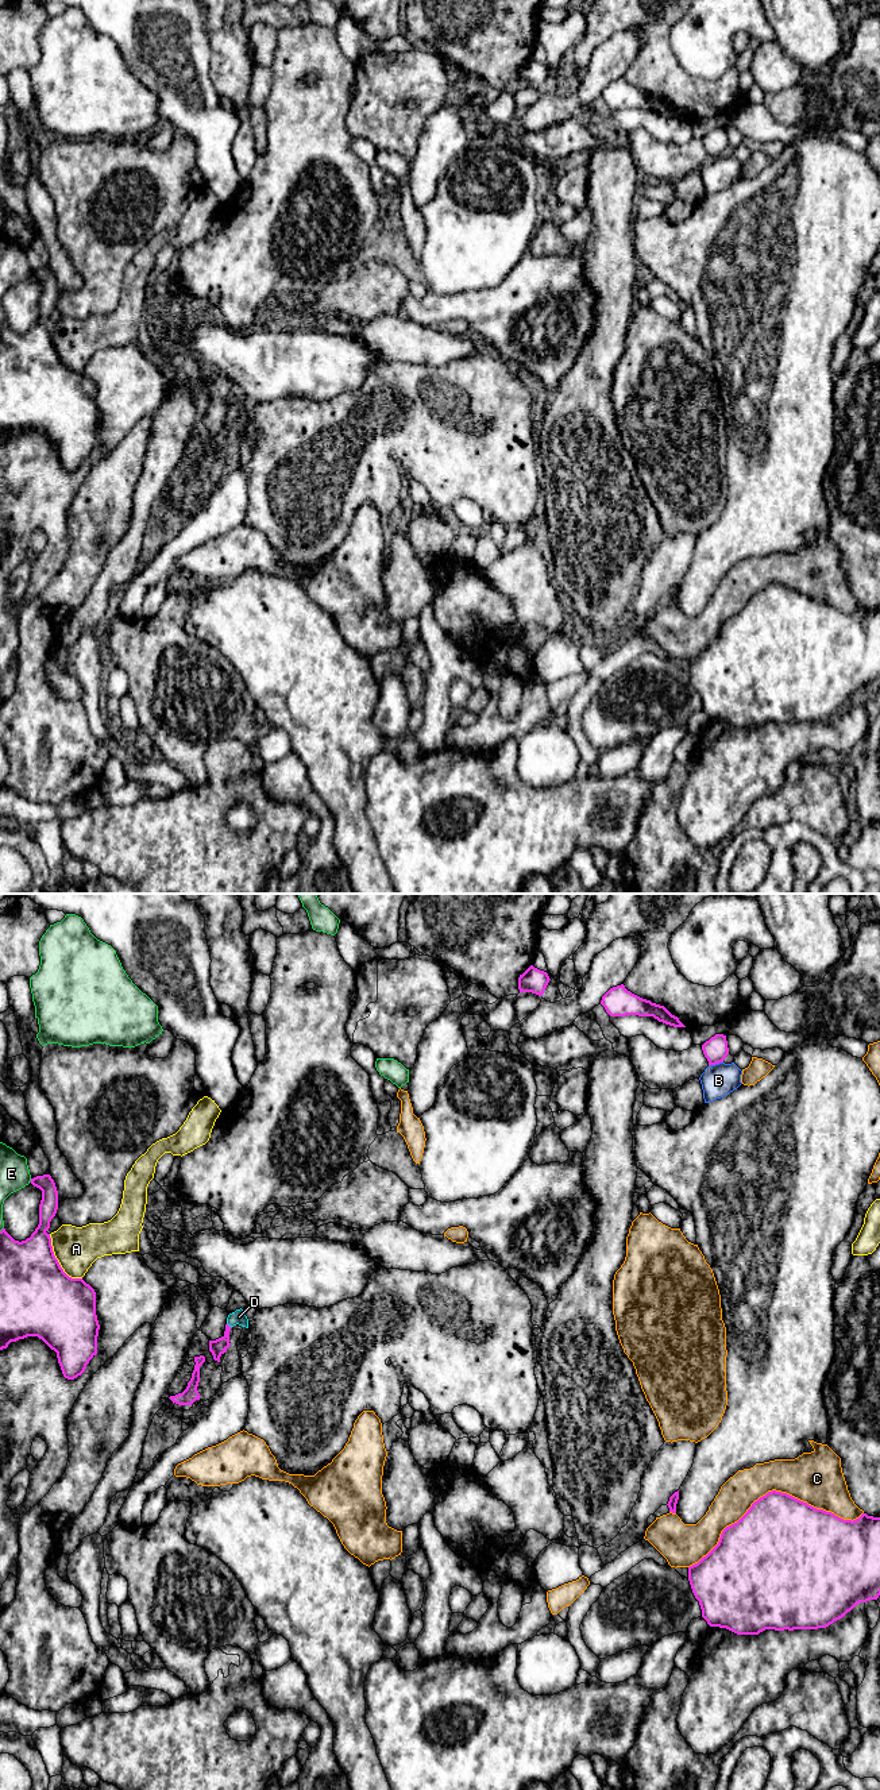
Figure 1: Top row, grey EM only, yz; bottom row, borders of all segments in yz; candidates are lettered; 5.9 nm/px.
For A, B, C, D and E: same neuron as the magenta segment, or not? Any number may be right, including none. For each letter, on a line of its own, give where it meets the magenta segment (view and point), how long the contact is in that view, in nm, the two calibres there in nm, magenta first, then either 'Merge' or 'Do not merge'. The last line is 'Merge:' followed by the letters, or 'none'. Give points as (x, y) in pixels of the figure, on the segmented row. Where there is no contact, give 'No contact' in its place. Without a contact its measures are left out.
A: Touches magenta at yz (57, 1261). Shared border 340 nm. Thickness 440 nm (magenta) against 260 nm. Do not merge
B: Touches magenta at yz (716, 1063). Shared border 90 nm. Thickness 150 nm (magenta) against 200 nm. Do not merge
C: Touches magenta at yz (772, 1490). Shared border 1100 nm. Thickness 440 nm (magenta) against 300 nm. Do not merge
D: Touches magenta at yz (228, 1326). Shared border 40 nm. Thickness 90 nm (magenta) against 80 nm. Merge
E: Touches magenta at yz (31, 1180). Shared border 30 nm. Thickness 110 nm (magenta) against 180 nm. Do not merge
Merge: D

